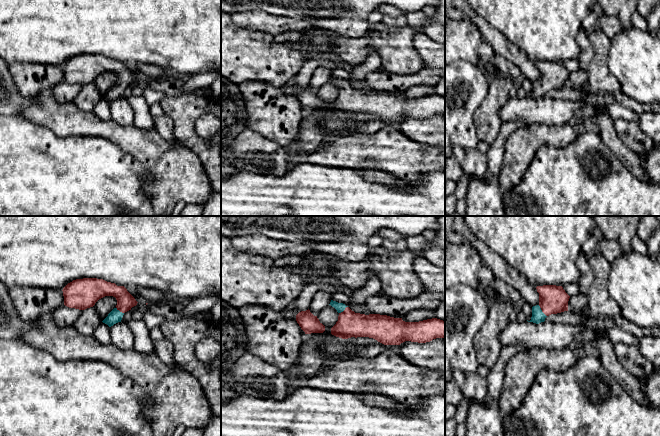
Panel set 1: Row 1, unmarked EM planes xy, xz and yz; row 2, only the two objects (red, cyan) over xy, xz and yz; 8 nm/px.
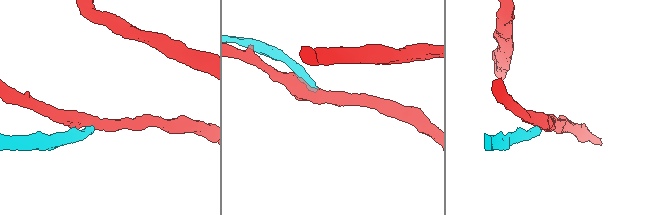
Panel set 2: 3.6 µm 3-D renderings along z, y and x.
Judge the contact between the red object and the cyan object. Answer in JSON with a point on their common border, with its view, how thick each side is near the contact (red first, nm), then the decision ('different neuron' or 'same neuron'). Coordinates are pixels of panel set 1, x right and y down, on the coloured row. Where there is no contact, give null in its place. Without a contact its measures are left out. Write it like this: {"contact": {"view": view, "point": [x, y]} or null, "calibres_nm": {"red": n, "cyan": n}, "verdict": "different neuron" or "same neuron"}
{"contact": {"view": "yz", "point": [542, 311]}, "calibres_nm": {"red": 220, "cyan": 100}, "verdict": "same neuron"}

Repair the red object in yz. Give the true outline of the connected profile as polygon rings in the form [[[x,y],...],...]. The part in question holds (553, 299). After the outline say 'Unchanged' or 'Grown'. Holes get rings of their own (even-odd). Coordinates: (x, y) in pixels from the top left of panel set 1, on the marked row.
[[[543,285],[536,287],[539,293],[539,304],[532,307],[532,317],[528,322],[539,324],[551,314],[568,311],[570,296],[562,286]]]. Grown

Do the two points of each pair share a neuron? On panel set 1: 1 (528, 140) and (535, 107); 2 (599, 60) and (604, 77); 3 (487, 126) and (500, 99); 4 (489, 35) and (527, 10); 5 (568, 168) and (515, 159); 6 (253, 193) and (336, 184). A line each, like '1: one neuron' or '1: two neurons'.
1: two neurons
2: one neuron
3: one neuron
4: two neurons
5: two neurons
6: one neuron

